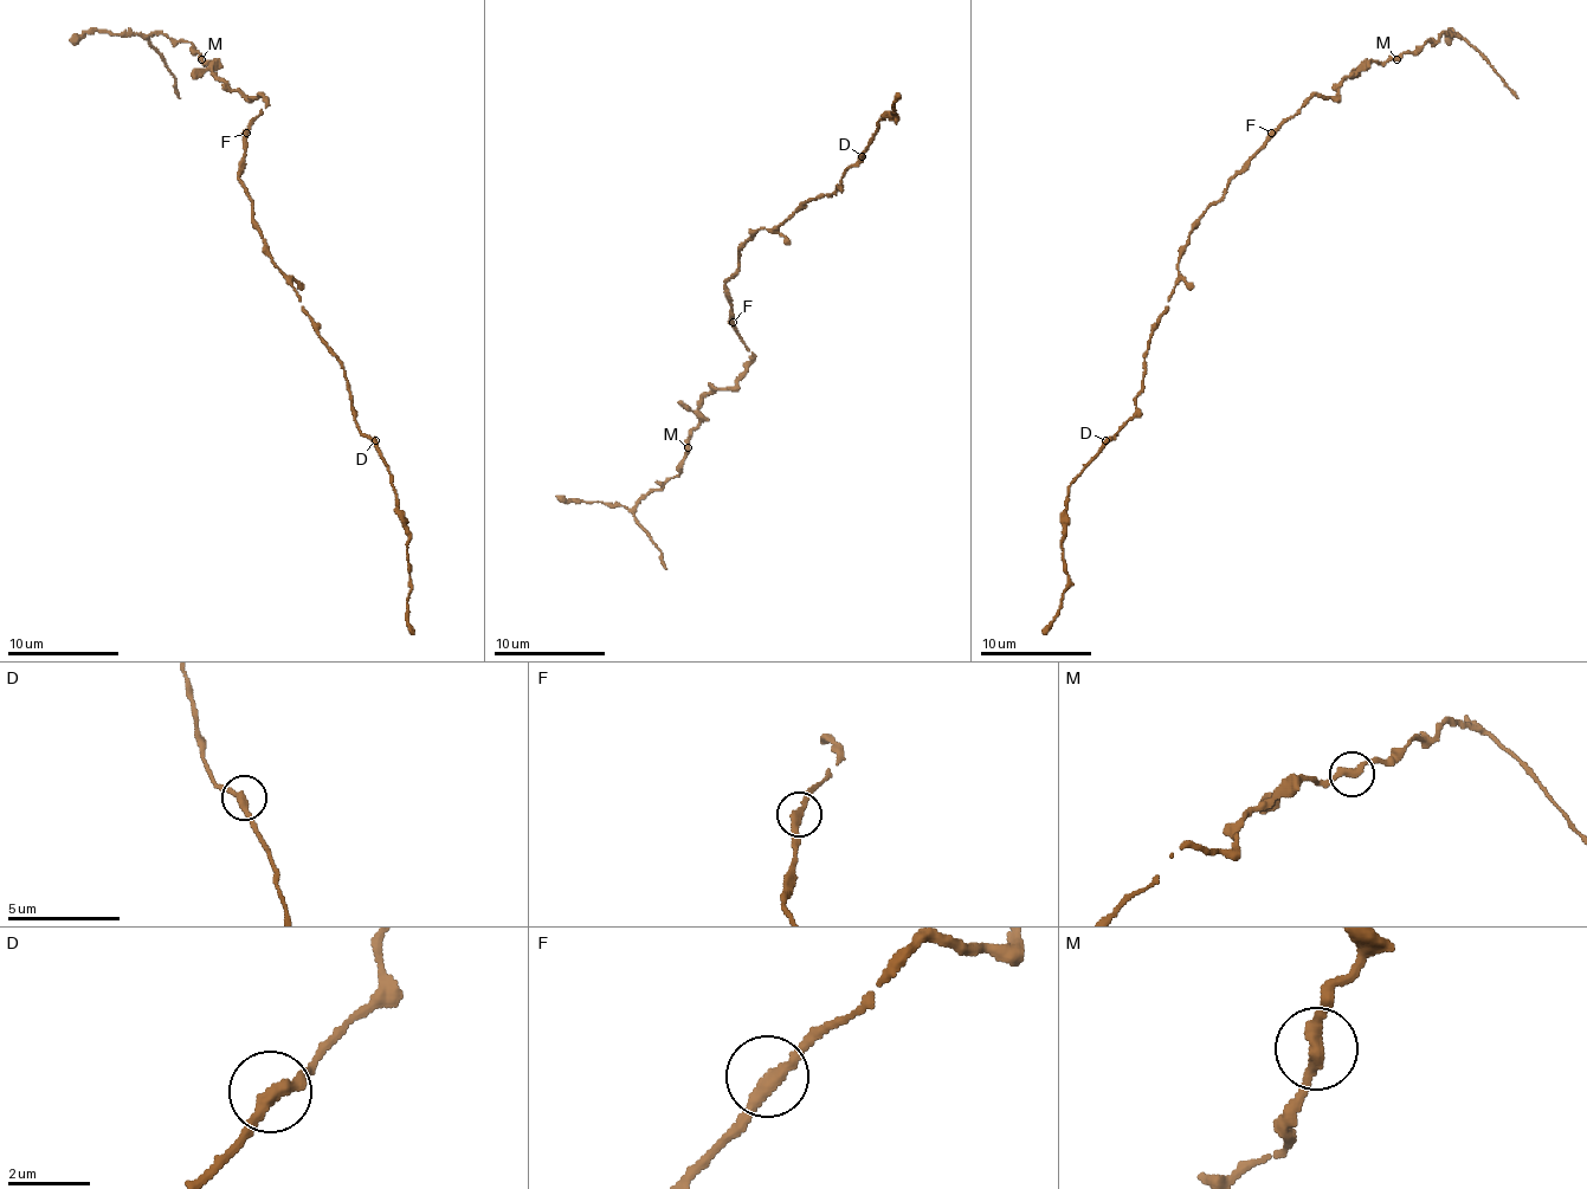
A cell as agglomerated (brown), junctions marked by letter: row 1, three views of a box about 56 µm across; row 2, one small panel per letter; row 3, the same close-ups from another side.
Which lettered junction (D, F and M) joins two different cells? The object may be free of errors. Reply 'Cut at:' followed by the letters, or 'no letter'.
Cut at: M

